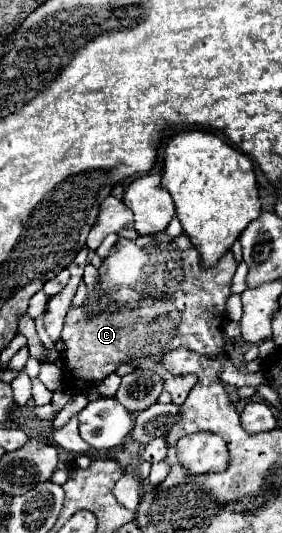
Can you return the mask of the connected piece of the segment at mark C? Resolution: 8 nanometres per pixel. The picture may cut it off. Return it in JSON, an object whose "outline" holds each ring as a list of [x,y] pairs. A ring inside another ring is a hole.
{"outline":[[[157,232],[151,236],[139,236],[135,240],[121,238],[111,250],[107,258],[103,258],[103,264],[99,266],[99,276],[95,288],[99,290],[101,298],[107,298],[107,308],[101,312],[93,312],[89,308],[89,302],[85,300],[81,306],[71,306],[65,318],[61,340],[65,342],[63,350],[63,384],[71,392],[87,392],[95,388],[107,374],[115,372],[121,364],[133,364],[135,368],[149,368],[149,370],[161,370],[165,376],[165,390],[171,394],[175,404],[183,404],[191,388],[197,384],[197,376],[173,376],[163,368],[163,356],[169,350],[175,348],[188,348],[215,360],[221,360],[221,382],[233,384],[237,388],[241,386],[255,386],[265,382],[263,372],[255,374],[243,374],[231,364],[231,358],[225,352],[225,338],[221,330],[221,320],[225,316],[225,302],[231,294],[231,278],[237,268],[237,262],[233,258],[233,252],[225,252],[223,258],[213,268],[201,266],[201,256],[197,248],[191,244],[191,240],[181,234],[177,238],[171,238],[167,232]]]}

